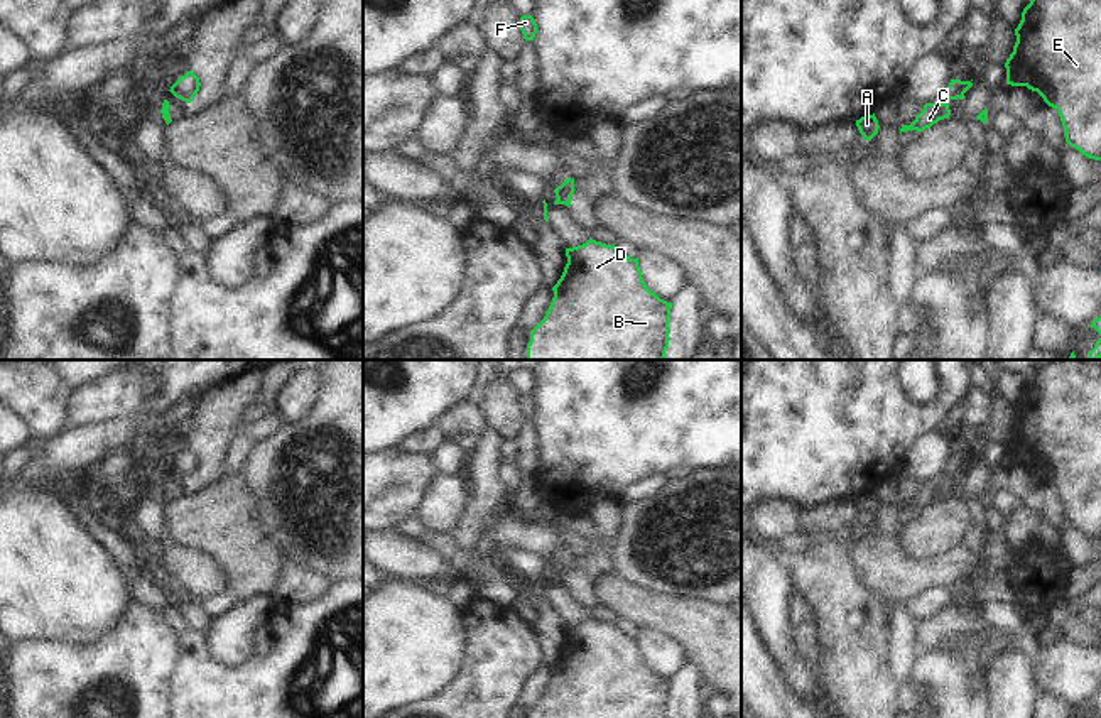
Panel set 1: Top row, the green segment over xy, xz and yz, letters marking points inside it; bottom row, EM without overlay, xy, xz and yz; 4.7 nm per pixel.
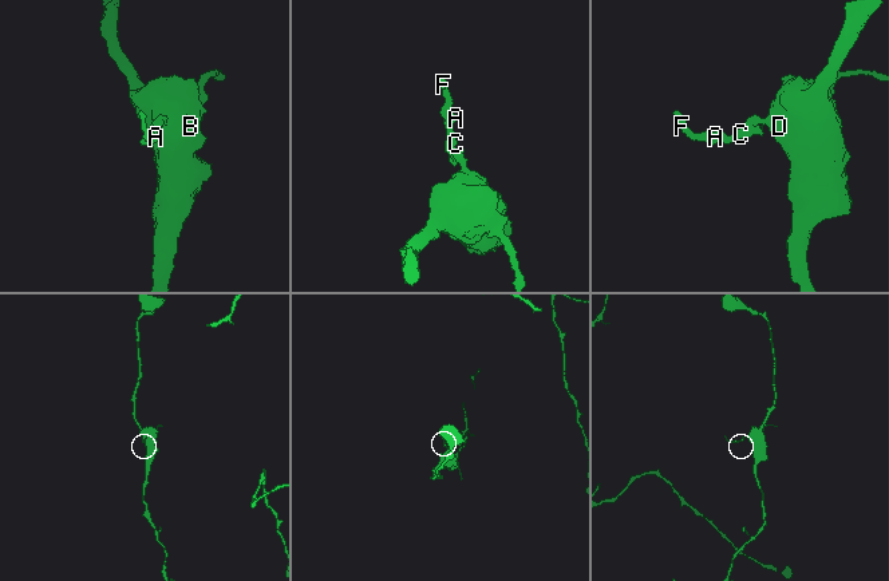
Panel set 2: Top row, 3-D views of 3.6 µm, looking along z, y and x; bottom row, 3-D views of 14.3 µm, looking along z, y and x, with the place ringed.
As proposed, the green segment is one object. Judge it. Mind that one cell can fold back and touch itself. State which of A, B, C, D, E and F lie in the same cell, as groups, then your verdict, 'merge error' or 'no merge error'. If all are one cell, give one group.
A C F / B D E | merge error

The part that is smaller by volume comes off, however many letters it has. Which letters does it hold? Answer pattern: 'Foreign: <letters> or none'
Foreign: A, C, F

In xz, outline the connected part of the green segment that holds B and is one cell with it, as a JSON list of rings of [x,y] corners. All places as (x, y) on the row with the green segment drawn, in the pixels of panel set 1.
[[[593,238],[566,248],[566,257],[552,302],[530,331],[527,360],[664,360],[672,302],[647,287],[638,258]]]

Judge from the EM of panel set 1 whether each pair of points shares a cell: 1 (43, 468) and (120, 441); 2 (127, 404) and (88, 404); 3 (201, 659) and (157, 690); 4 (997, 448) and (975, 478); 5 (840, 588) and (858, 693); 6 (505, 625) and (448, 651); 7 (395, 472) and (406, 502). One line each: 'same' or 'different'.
1: same
2: same
3: different
4: different
5: same
6: different
7: same

